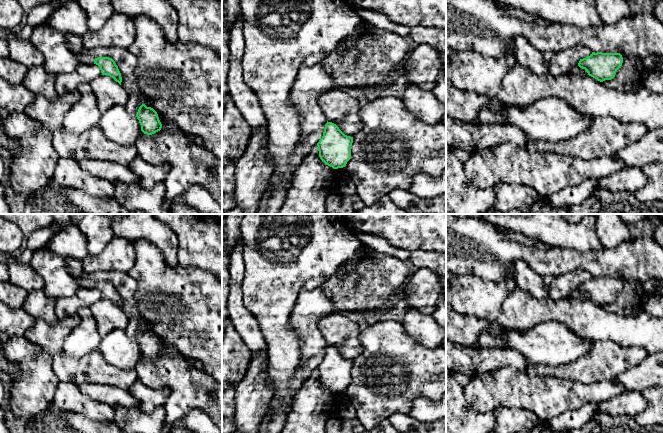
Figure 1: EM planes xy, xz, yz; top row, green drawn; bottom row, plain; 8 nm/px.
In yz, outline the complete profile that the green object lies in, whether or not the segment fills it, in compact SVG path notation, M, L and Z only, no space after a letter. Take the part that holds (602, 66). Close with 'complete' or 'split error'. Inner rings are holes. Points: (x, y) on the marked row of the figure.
M592 52L590 56L580 59L578 66L585 69L589 76L603 82L613 79L622 63L620 53Z | complete

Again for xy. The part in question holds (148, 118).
M145 104L139 107L136 117L139 120L141 131L144 134L152 135L162 128L157 112Z | complete

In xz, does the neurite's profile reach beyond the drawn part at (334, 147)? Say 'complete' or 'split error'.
complete

